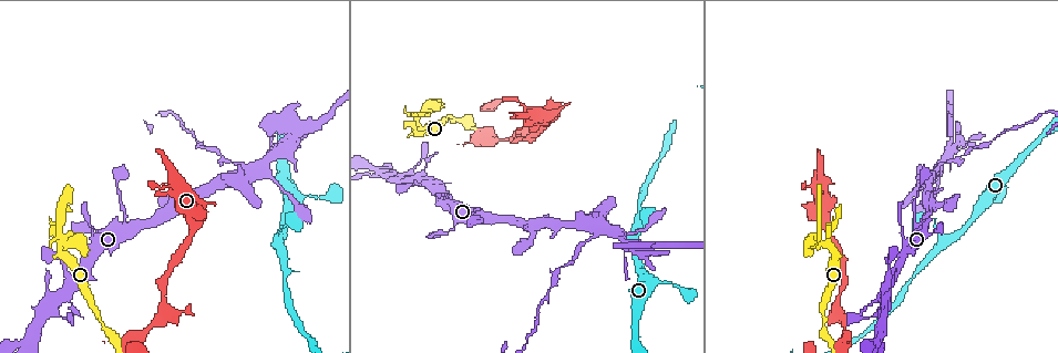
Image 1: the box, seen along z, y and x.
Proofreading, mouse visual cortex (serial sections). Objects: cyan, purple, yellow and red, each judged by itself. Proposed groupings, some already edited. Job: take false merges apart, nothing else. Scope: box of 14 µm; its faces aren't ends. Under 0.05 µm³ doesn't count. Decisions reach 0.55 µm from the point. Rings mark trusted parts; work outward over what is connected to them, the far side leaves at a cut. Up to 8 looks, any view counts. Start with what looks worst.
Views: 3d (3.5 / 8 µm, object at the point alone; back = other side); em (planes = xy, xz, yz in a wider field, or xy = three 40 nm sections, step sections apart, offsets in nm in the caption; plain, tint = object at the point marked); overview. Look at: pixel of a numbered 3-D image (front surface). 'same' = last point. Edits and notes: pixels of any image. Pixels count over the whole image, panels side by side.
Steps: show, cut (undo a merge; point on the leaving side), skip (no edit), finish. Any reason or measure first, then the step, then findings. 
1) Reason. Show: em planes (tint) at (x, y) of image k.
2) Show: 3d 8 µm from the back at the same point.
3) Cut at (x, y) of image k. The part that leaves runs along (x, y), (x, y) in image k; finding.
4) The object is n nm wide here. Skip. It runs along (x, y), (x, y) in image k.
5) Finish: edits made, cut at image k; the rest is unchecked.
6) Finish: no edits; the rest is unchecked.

Looks like a crossing. Show: 3d 3.5 µm at (64, 241) of image 1.

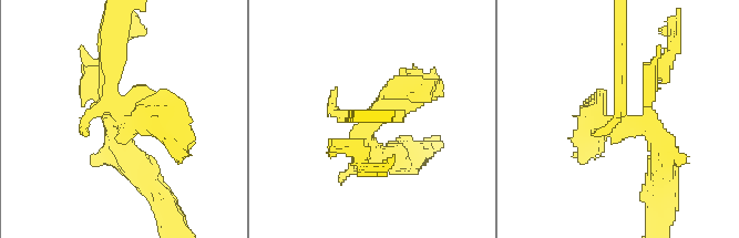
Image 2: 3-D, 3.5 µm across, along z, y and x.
Shape alone is not enough. Show: em xy step 3 (tint) at (621, 123) of image 2.

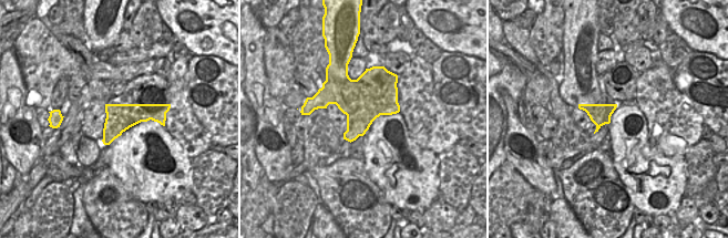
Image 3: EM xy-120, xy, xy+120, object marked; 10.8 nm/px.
Cut at (603, 101) of image 2. The part that leaves runs along (632, 124), (595, 124), (581, 154) in image 2; two cells meet here.

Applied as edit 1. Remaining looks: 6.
Redraw. Show: overview.

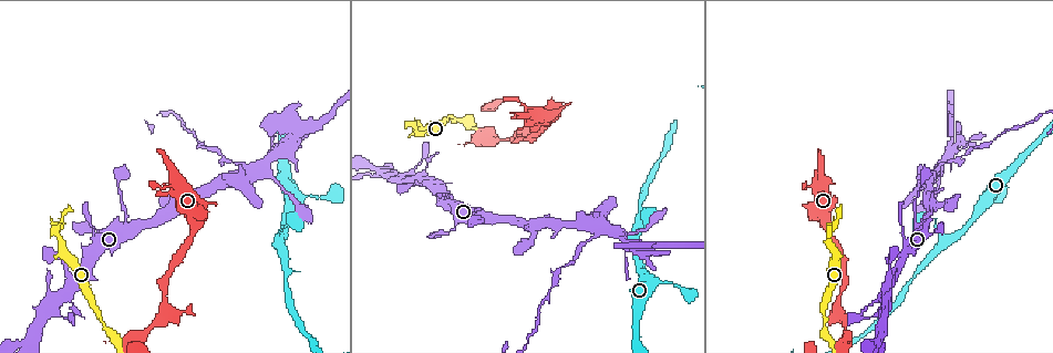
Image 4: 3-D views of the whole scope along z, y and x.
Arms part here. Show: 3d 3.5 µm at (633, 238) of image 4.

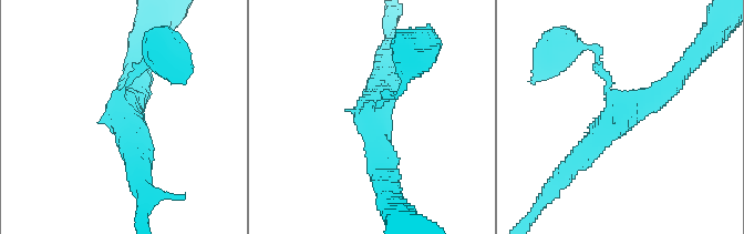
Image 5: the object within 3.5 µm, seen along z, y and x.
3 arms meet here; the arms are 100, 300, 350 nm wide. Show: em xy step 2 (plain) at (373, 122) of image 5.

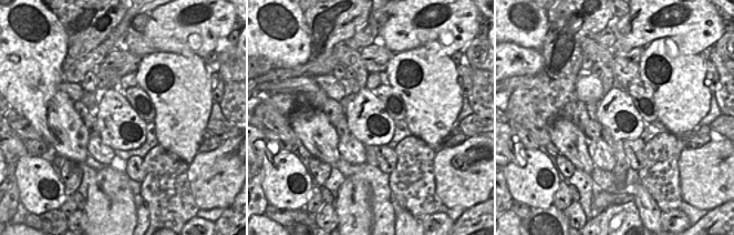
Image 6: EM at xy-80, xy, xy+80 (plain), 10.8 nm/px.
Show: em xy step 2 (tint) at the same point.

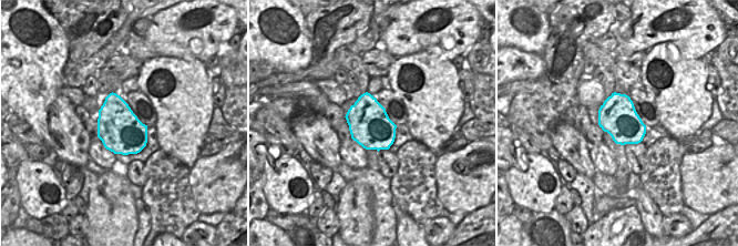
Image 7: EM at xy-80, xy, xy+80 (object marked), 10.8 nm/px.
Skip. All the same cell.

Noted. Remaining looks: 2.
Abrupt turn. Show: 3d 3.5 µm at (597, 231) of image 4.

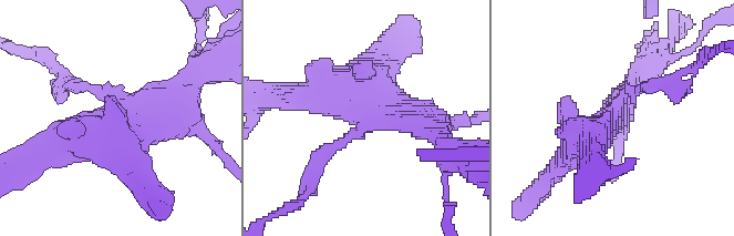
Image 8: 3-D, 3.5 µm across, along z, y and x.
Cut at (331, 149) of image 8. The part that leaves runs along (362, 126), (318, 161), (297, 203) in image 8; a second cell is stuck on.

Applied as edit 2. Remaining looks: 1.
Finish: edits made, cut at image 2, cut at image 8; the rest is unchecked.

